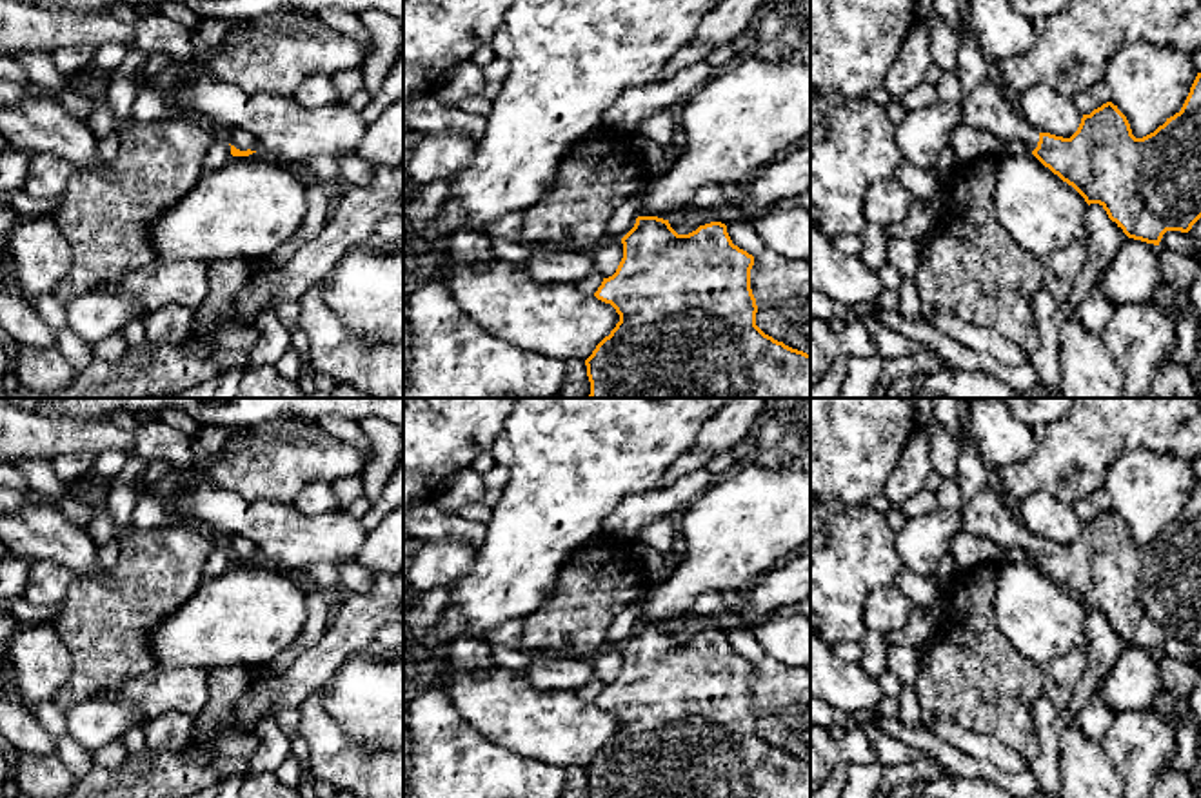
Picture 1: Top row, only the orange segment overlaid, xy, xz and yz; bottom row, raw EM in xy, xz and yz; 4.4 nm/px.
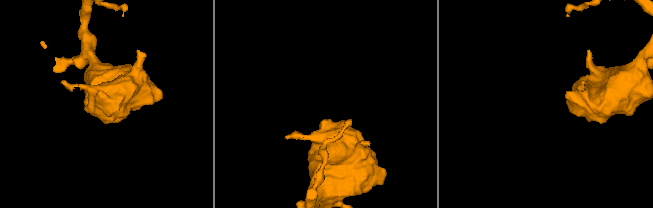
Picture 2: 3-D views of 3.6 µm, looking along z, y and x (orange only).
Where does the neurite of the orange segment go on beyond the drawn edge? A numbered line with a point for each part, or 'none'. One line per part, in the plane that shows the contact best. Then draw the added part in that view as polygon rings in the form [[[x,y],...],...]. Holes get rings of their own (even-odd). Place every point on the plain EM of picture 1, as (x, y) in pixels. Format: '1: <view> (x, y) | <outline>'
1: xy (240, 546) | [[[229,536],[229,551],[240,558],[258,558],[258,547],[243,536]]]

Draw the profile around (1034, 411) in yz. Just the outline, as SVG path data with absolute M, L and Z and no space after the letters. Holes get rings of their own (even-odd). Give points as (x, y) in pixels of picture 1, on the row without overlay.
M1001 398L1012 414L1028 427L1063 418L1074 398Z

